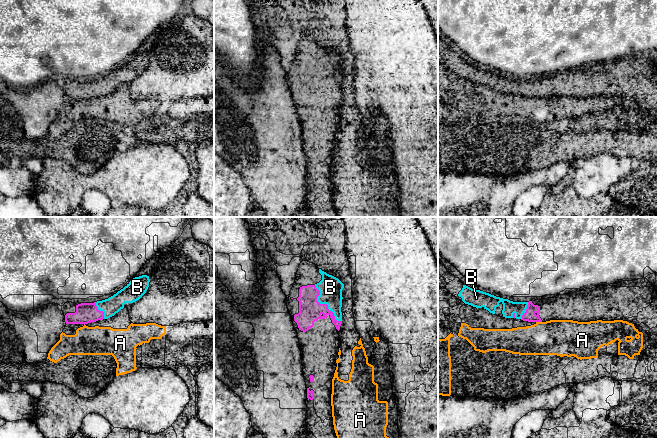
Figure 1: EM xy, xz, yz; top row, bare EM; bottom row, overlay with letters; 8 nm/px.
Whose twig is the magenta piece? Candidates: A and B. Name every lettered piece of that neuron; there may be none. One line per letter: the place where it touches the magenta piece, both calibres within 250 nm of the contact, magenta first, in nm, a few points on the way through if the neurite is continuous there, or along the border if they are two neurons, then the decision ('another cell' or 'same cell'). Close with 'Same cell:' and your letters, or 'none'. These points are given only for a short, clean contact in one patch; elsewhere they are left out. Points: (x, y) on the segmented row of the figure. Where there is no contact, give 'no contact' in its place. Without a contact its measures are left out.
A: contact yz (539, 321); calibres 90 and 280 nm; border yz (536, 321), (541, 322); another cell
B: contact xz (324, 304); calibres 190 and 190 nm; same cell
Same cell: B

